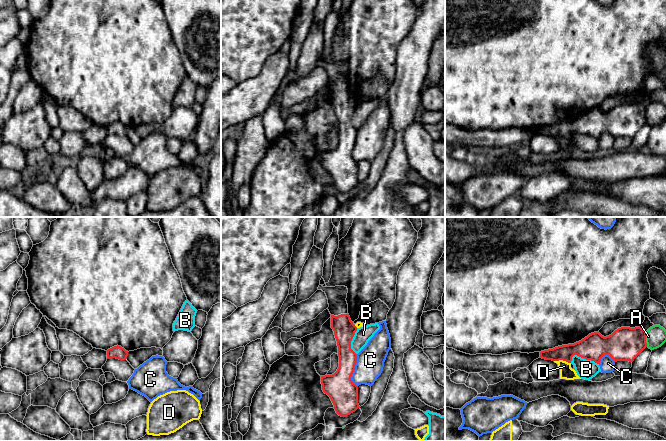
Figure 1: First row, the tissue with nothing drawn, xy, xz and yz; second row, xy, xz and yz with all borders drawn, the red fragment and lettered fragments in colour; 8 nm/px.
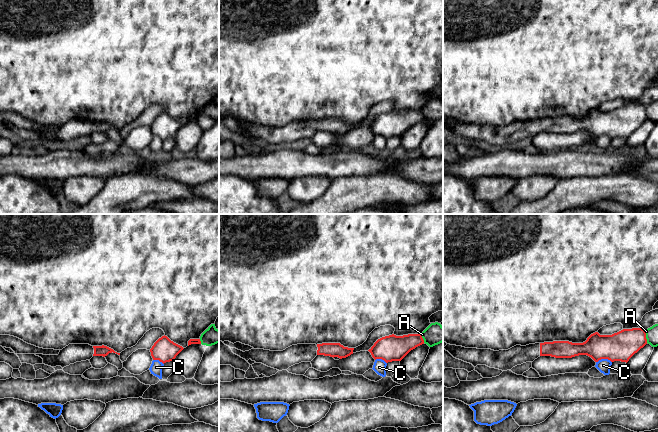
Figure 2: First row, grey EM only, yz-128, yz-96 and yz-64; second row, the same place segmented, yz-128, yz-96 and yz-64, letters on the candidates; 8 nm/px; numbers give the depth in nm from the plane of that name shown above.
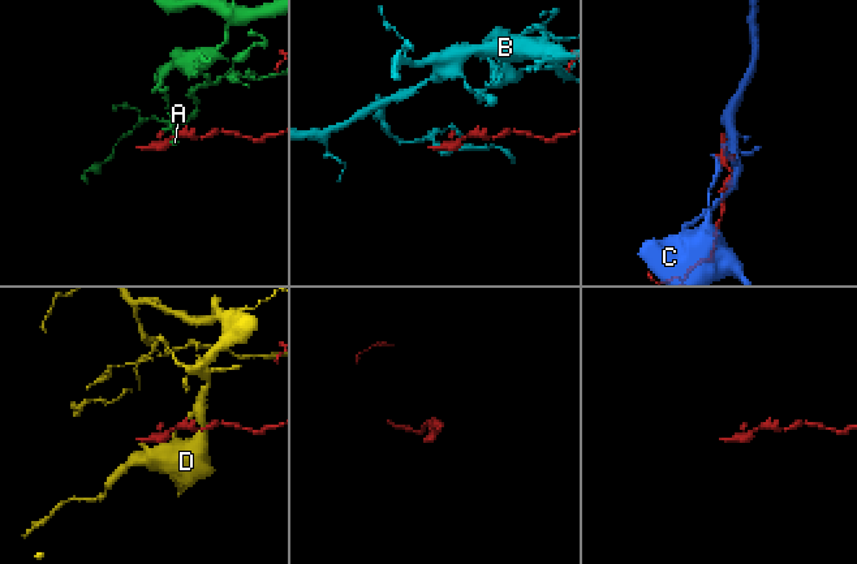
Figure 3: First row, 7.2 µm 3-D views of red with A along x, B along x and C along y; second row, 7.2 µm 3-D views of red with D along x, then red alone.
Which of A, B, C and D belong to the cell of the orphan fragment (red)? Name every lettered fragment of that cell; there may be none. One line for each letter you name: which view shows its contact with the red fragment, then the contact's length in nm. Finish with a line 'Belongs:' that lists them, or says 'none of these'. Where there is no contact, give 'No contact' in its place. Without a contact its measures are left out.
Belongs: none of these

